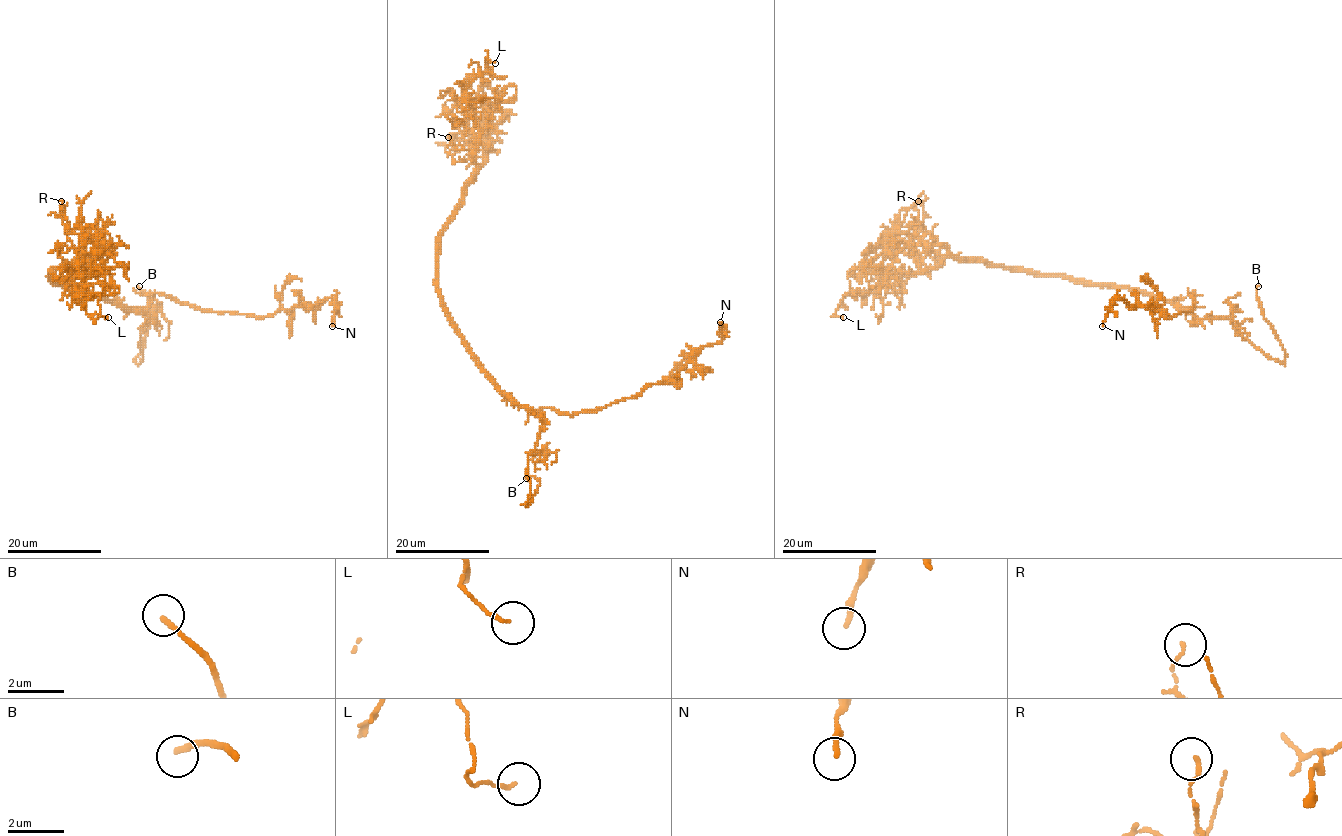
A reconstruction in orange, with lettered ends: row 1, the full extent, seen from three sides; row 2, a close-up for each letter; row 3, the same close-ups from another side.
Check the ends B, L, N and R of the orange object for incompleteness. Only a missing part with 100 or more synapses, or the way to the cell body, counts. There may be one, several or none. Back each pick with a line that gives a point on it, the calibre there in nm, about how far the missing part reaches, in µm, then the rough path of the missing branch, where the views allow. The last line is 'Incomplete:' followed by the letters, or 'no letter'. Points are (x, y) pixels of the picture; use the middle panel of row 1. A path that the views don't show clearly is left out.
B: at (526, 478); 200 nm thick; about 3 µm are missing; missing branch runs (526, 478), (514, 481)
Incomplete: B

